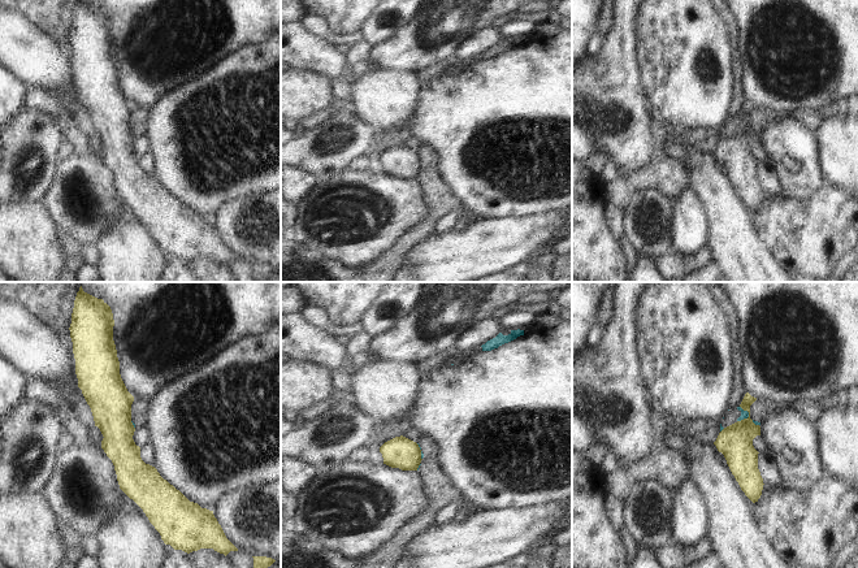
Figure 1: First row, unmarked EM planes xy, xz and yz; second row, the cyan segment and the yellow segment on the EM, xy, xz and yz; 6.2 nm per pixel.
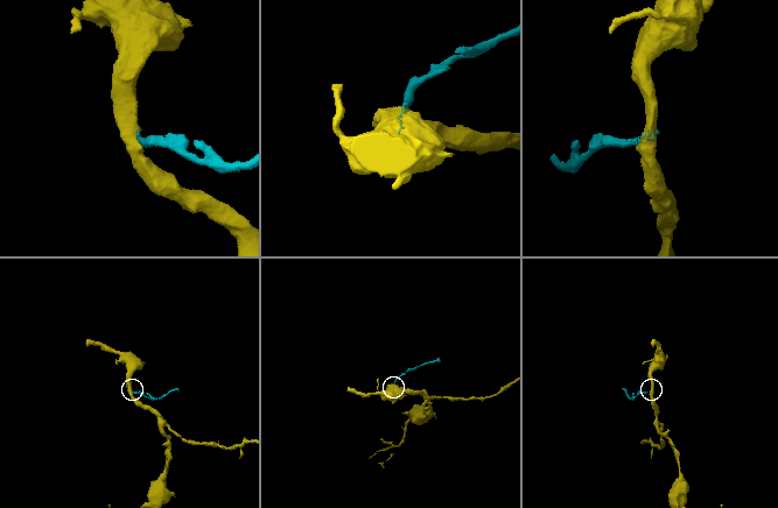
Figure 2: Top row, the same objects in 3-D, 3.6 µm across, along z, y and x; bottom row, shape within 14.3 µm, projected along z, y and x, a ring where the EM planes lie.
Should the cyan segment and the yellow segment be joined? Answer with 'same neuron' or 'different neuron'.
different neuron

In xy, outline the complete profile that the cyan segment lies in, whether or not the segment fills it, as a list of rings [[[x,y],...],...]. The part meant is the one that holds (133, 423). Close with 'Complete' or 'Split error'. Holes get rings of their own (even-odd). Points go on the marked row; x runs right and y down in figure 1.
[[[135,396],[131,404],[131,421],[134,428],[148,428],[150,413],[151,400],[148,398]]]. Split error.

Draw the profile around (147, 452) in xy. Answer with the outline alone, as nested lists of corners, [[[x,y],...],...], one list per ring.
[[[151,443],[140,448],[140,458],[146,464],[156,467],[156,452]]]

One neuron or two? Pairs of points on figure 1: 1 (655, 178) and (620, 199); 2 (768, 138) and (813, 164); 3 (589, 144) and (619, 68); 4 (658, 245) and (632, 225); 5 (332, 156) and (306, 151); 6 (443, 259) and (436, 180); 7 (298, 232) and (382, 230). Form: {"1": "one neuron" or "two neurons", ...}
{"1": "one neuron", "2": "one neuron", "3": "two neurons", "4": "one neuron", "5": "one neuron", "6": "two neurons", "7": "one neuron"}

